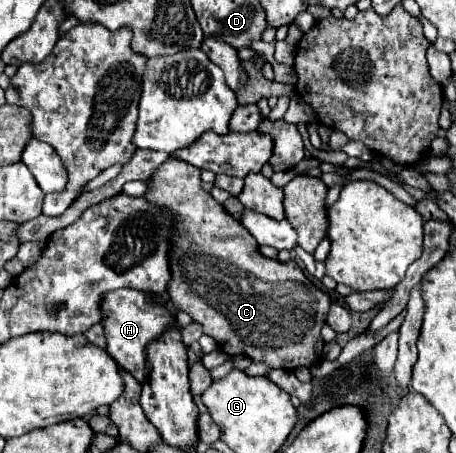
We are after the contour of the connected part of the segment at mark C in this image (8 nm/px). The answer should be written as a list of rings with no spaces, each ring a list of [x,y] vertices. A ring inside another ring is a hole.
[[[168,159],[154,179],[154,191],[146,195],[150,203],[158,203],[160,207],[168,207],[180,215],[180,229],[174,235],[174,245],[170,253],[170,269],[174,273],[174,281],[170,281],[170,305],[176,311],[184,311],[192,317],[192,321],[200,323],[204,333],[210,335],[220,351],[228,357],[244,355],[254,363],[266,363],[268,367],[294,371],[302,365],[312,367],[324,359],[324,345],[320,331],[326,325],[326,315],[332,305],[330,293],[318,289],[298,267],[296,261],[280,263],[278,259],[268,259],[262,255],[258,241],[242,227],[238,219],[224,211],[224,207],[214,201],[214,197],[202,189],[200,169],[178,161]]]

